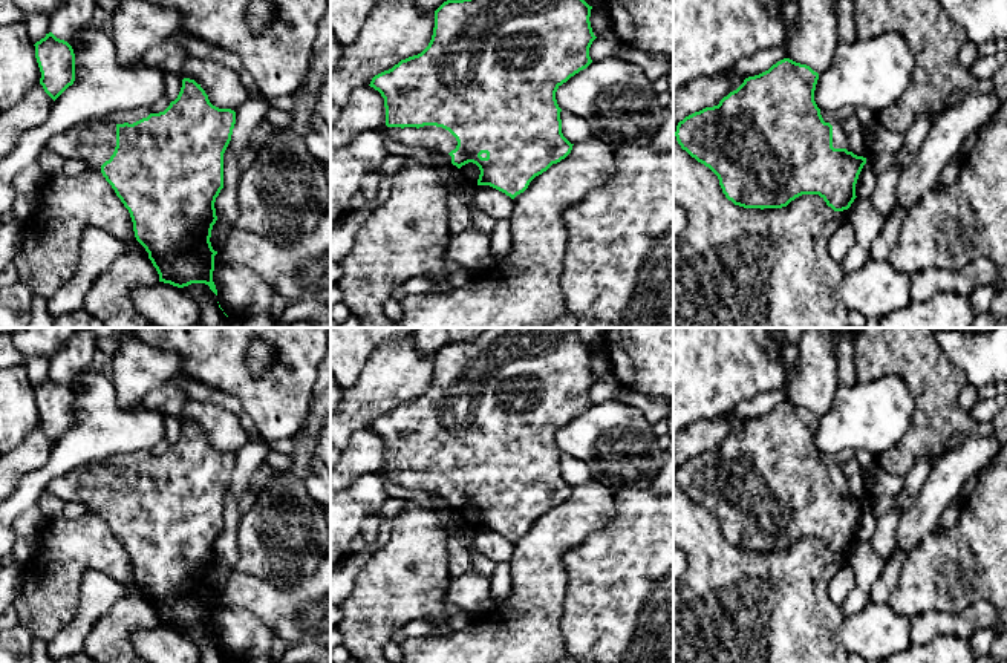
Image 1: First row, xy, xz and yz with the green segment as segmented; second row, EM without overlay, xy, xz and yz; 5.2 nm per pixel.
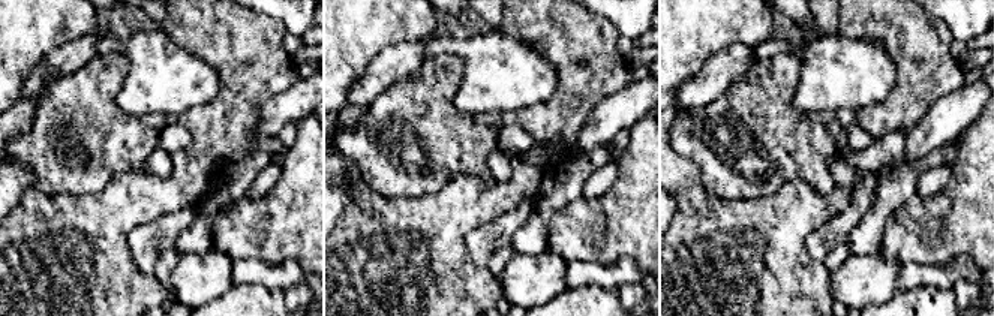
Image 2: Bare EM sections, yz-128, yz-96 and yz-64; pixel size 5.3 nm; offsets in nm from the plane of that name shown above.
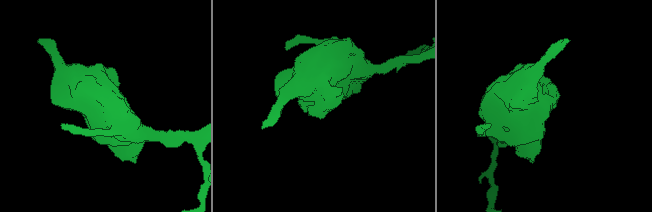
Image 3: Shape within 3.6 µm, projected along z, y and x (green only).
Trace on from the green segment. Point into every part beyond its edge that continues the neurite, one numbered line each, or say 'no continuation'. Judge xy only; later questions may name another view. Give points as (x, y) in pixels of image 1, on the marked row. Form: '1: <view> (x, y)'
1: xy (94, 141)

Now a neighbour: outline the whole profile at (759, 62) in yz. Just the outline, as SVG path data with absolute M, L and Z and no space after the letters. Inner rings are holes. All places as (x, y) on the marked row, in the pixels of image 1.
M777 44L770 49L758 51L747 57L742 57L732 67L735 75L748 78L768 70L777 61L787 58L785 44Z

